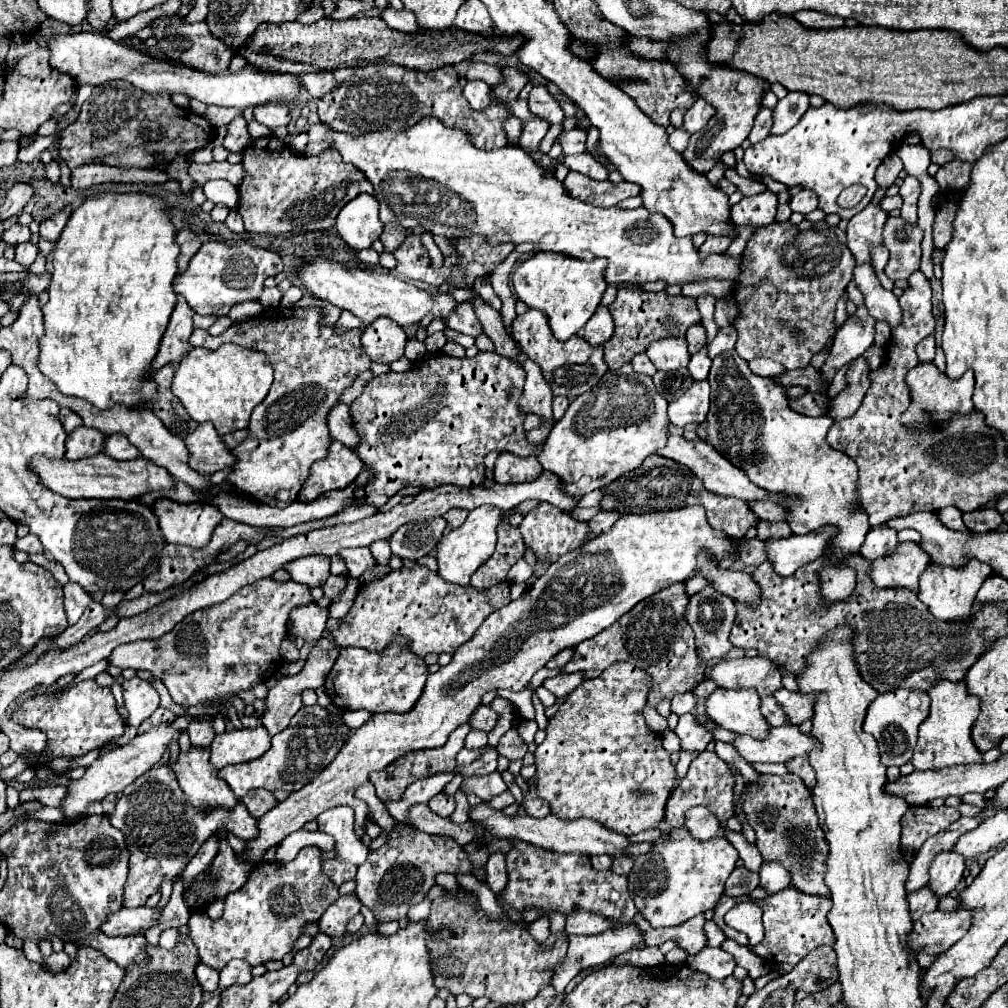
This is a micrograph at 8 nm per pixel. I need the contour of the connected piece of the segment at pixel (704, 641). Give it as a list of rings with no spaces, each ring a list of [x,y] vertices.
[[[711,584],[705,586],[701,592],[697,592],[695,596],[691,596],[685,618],[691,624],[691,628],[695,630],[697,656],[699,656],[701,662],[723,660],[733,650],[733,646],[729,642],[729,632],[731,632],[731,626],[733,626],[733,620],[735,620],[735,606],[733,606],[731,598],[717,592]]]

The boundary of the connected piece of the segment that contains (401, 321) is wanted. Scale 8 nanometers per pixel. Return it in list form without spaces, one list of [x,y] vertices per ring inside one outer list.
[[[323,258],[303,262],[303,266],[299,268],[299,274],[301,274],[303,286],[307,286],[311,294],[331,302],[333,306],[339,306],[341,310],[353,312],[355,316],[359,316],[363,320],[365,326],[375,322],[377,318],[391,318],[399,326],[405,328],[409,324],[421,322],[429,314],[433,316],[433,320],[439,320],[439,318],[447,320],[459,304],[451,292],[431,294],[431,292],[421,290],[395,276],[379,274],[379,272],[371,272],[371,270],[359,270],[359,268],[347,268],[339,262],[323,260]]]

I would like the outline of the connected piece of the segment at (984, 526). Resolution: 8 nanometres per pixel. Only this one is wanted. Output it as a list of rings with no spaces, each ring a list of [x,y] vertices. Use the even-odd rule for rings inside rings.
[[[979,508],[973,512],[963,514],[963,522],[969,530],[985,532],[985,530],[997,530],[1003,524],[1003,516],[997,508]]]

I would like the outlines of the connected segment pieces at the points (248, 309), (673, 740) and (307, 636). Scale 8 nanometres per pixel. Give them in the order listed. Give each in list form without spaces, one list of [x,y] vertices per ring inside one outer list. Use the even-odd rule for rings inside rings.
[[[251,300],[251,302],[243,302],[239,306],[235,306],[231,310],[231,320],[233,322],[241,322],[241,320],[247,320],[247,318],[253,318],[255,314],[261,314],[265,308],[261,302],[257,300]]]
[[[667,729],[662,734],[663,747],[671,754],[673,752],[679,752],[681,750],[680,739],[674,731]]]
[[[315,602],[295,608],[289,616],[289,632],[293,636],[303,636],[307,644],[315,644],[325,630],[329,618],[327,608],[319,608]]]

